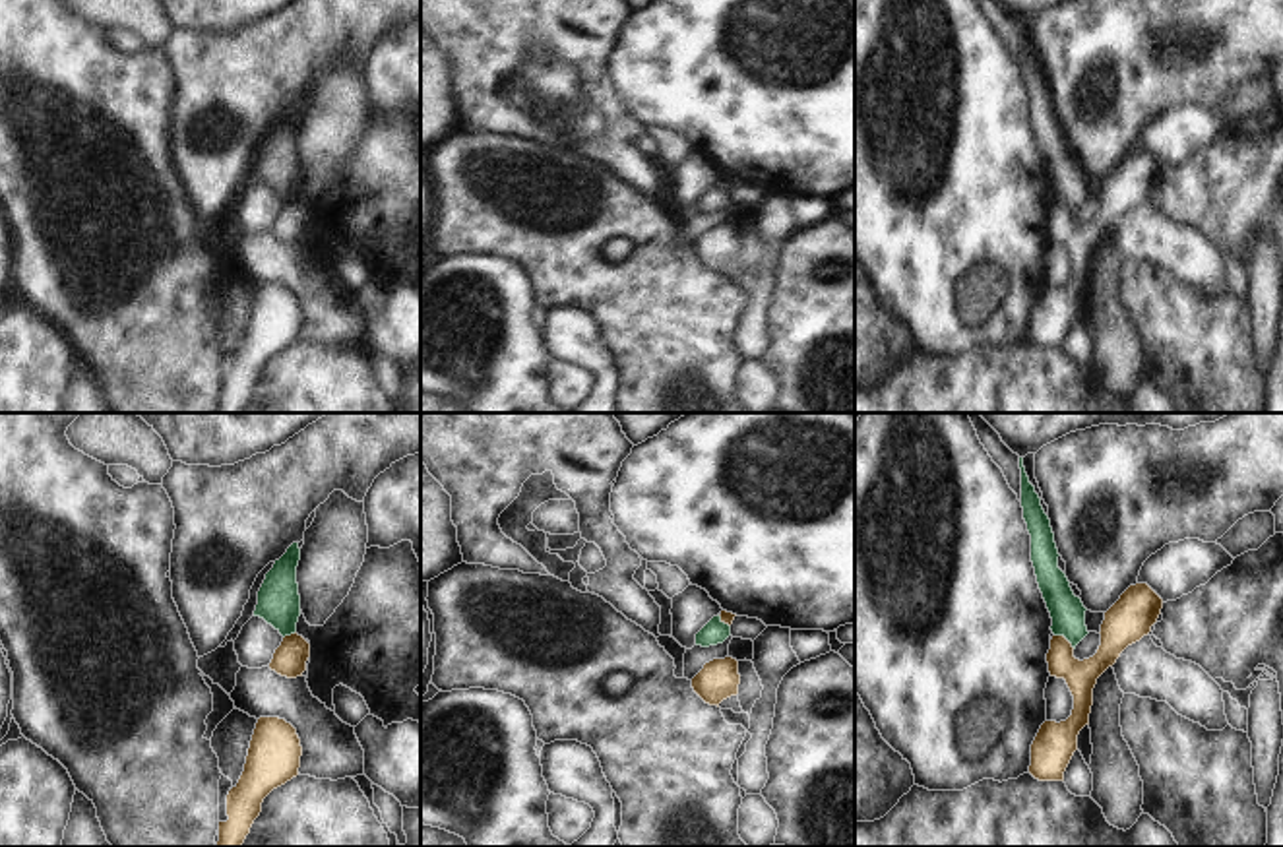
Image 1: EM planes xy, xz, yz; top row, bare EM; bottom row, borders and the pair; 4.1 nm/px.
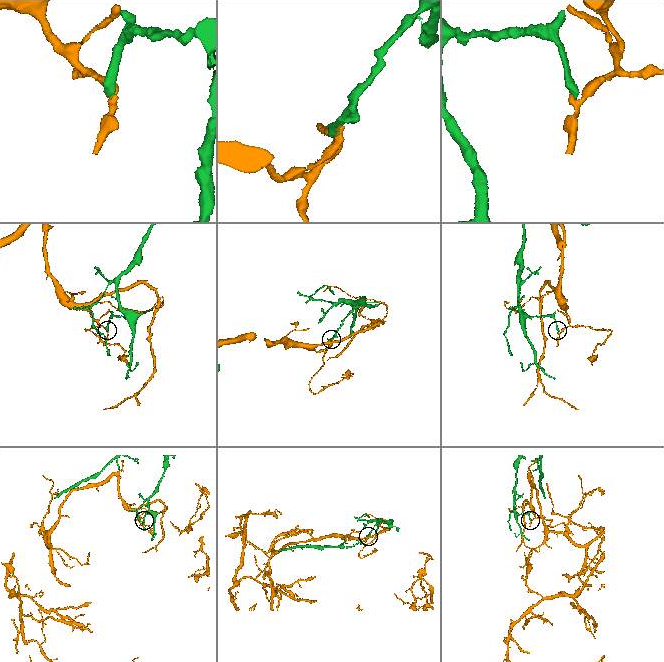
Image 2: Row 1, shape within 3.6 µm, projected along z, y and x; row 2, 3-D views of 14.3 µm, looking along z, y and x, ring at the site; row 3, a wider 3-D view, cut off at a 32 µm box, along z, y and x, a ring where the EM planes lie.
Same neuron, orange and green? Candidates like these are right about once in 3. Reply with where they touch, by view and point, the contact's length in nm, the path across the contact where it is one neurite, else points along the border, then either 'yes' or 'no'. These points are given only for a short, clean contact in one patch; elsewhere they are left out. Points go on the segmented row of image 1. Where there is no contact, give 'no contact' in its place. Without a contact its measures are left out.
meets orange in yz at (1064, 638); contact 110 nm long; border along yz (1055, 634), (1061, 634), (1074, 648); no

